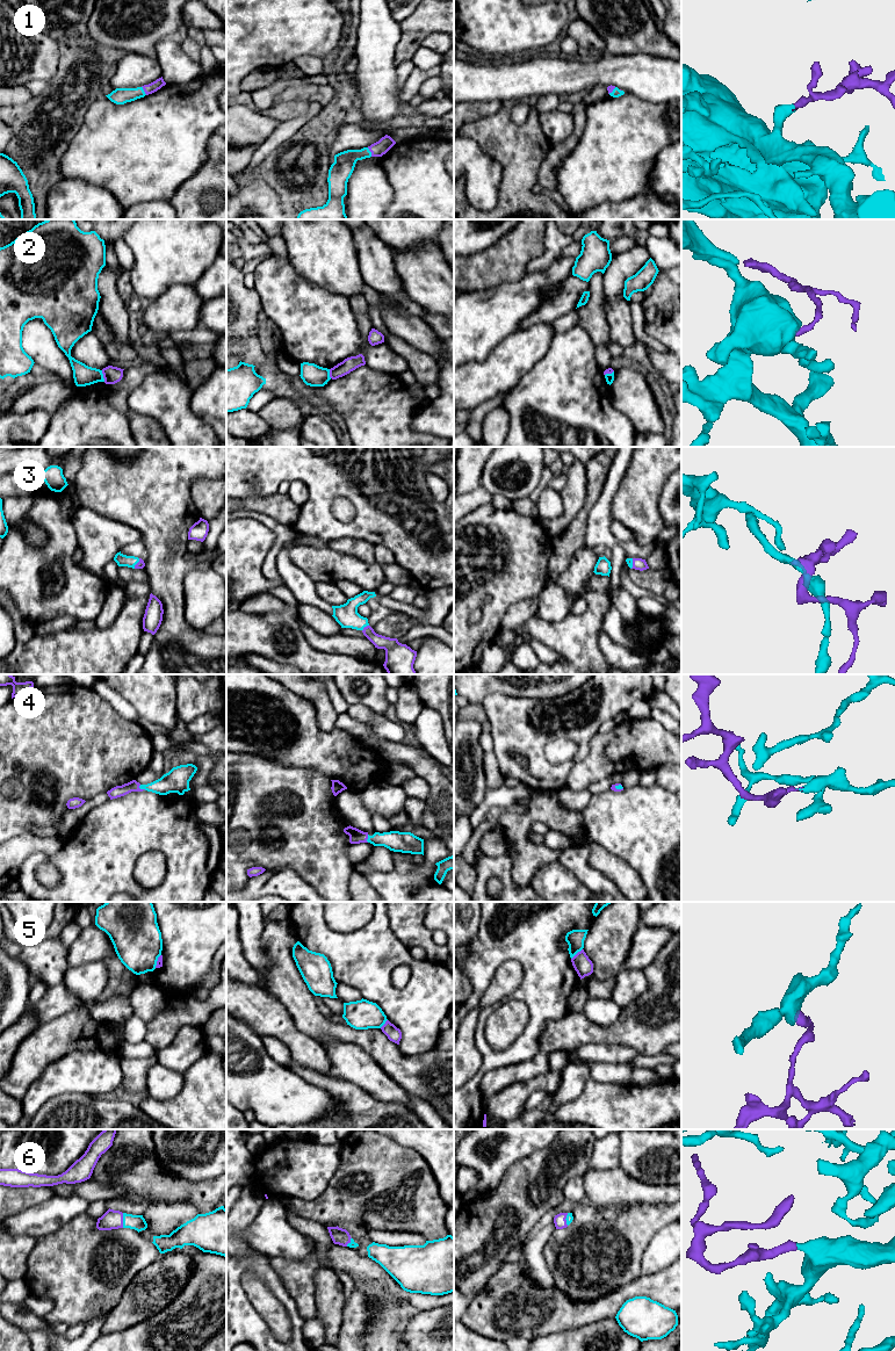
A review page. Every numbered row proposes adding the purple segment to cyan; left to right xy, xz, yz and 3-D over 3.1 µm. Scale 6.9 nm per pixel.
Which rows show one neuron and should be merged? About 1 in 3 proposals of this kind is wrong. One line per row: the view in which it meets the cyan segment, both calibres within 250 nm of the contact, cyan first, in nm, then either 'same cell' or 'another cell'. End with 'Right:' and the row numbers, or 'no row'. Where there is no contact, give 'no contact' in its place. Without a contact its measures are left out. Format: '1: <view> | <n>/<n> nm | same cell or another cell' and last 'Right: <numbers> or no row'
1: xz | 160/100 nm | same cell
2: xy | 140/120 nm | another cell
3: xz | 160/120 nm | same cell
4: xy | 170/80 nm | same cell
5: yz | 120/130 nm | another cell
6: xy | 110/130 nm | same cell
Right: 1, 3, 4, 6

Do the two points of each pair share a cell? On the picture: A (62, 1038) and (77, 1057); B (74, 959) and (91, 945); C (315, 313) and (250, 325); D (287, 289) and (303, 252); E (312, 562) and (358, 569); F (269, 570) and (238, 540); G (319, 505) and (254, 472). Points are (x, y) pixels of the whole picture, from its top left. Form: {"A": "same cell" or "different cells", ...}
{"A": "different cells", "B": "same cell", "C": "different cells", "D": "different cells", "E": "same cell", "F": "different cells", "G": "same cell"}

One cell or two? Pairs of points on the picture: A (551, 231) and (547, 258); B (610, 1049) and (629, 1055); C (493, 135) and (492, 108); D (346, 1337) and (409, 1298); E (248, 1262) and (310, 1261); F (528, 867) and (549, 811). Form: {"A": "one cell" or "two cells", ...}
{"A": "one cell", "B": "one cell", "C": "two cells", "D": "one cell", "E": "two cells", "F": "one cell"}

